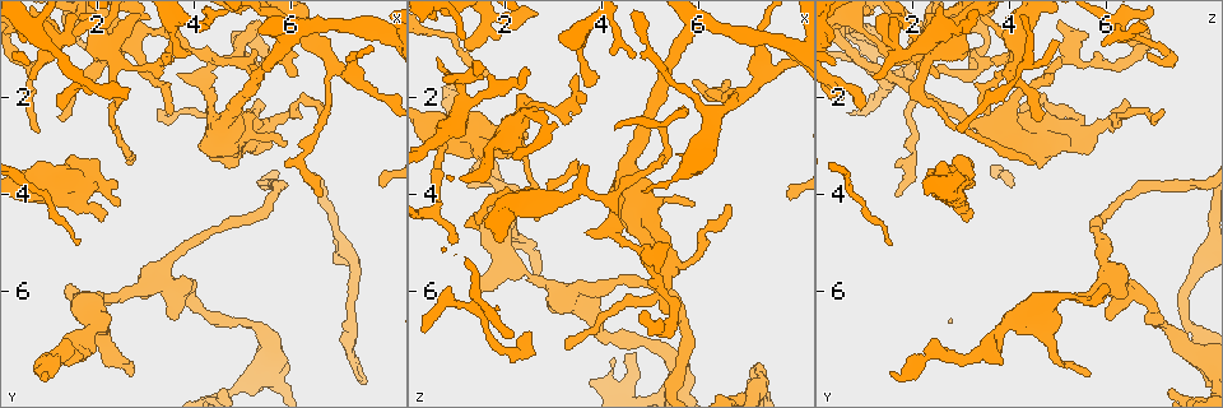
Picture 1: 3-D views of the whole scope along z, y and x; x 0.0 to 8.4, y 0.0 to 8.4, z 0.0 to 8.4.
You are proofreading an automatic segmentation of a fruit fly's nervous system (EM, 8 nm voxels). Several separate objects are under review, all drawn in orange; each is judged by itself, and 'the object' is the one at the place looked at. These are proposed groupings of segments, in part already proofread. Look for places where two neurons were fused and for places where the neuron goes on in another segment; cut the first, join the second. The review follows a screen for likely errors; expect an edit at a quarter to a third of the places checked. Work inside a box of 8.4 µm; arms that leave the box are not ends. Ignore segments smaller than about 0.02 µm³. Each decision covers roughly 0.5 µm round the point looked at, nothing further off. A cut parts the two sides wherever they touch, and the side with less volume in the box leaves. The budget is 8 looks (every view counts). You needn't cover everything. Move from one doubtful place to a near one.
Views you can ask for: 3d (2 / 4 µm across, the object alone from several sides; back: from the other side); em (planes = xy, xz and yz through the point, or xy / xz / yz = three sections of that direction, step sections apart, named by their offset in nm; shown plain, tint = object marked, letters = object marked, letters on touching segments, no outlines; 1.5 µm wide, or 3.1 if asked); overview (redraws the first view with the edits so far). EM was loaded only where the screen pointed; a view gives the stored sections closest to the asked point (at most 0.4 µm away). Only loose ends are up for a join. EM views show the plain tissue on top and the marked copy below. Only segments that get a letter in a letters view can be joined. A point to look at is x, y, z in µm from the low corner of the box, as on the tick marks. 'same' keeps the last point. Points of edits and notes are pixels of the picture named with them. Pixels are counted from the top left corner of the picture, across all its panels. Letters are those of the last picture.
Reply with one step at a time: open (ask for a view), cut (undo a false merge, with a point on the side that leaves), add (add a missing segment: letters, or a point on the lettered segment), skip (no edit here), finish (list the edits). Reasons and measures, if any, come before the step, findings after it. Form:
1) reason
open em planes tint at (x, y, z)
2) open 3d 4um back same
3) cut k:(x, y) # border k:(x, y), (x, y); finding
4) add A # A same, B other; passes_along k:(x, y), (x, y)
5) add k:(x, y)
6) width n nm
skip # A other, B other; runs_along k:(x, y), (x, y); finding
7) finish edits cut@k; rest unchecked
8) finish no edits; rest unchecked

branch stops here
open em planes letters at (5.40, 2.20, 6.40)

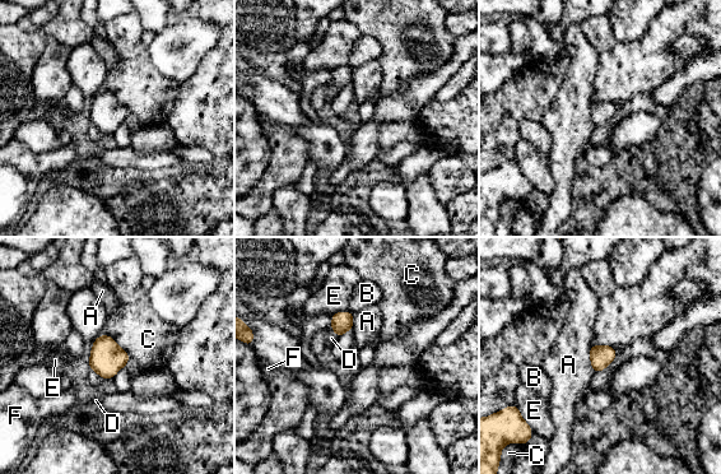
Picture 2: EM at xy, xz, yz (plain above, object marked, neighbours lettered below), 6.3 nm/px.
width 140 nm
skip # A other, B other, C other, D other, E other, F other; none of them fits

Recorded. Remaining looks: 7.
open em xz step 4 letters at (6.55, 4.10, 1.65)

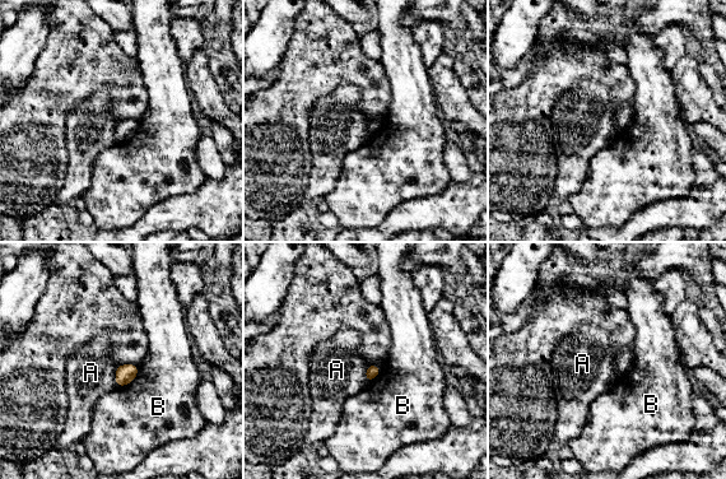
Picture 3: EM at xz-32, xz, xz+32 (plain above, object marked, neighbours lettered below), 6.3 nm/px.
skip # A other, B other; border 3:(119, 366), (116, 368), (116, 386); no lettered segment goes on from it

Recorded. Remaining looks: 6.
branch stops here
open em yz step 8 letters at (3.65, 1.60, 4.80)

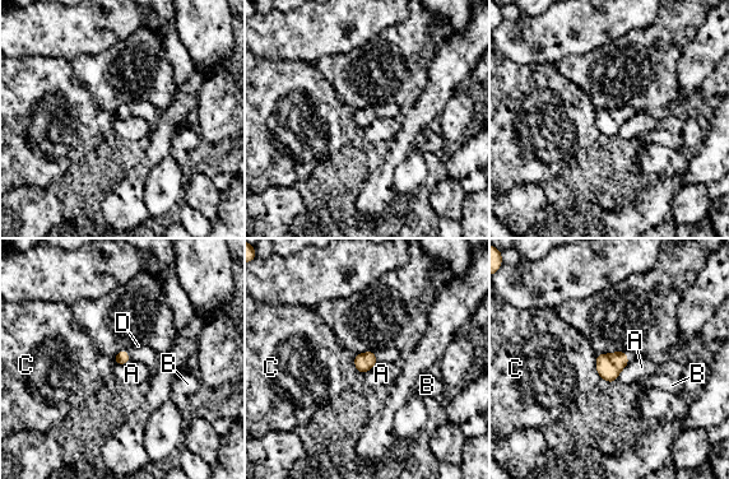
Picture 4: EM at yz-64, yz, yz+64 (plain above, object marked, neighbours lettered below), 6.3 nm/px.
open em planes letters same

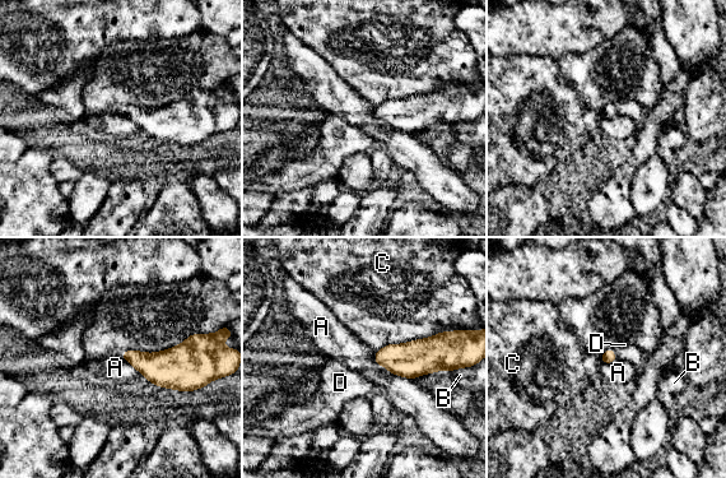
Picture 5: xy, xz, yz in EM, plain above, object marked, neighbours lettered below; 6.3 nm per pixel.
add D # A other, B other, C other, D same; it goes on there

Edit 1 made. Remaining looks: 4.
finish edits add@5; rest unchecked

